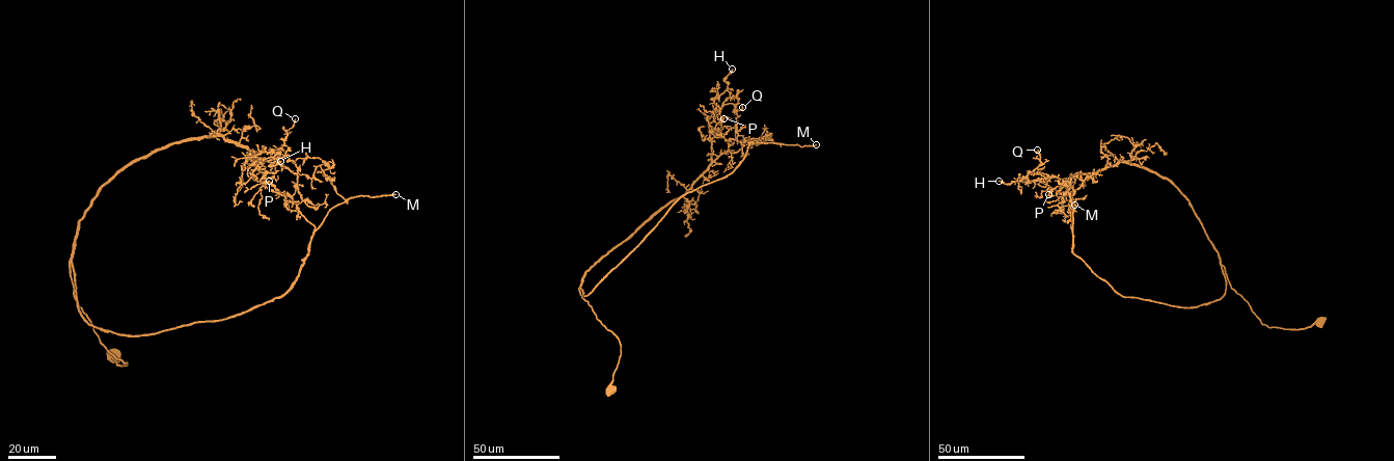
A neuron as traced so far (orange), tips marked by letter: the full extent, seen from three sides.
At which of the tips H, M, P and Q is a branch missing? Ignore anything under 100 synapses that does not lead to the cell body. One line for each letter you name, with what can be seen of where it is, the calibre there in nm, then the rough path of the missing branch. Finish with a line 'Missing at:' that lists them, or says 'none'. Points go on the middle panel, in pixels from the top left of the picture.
M: place (816, 144); calibre 260 nm; course (816, 144), (880, 141), (899, 131), (903, 114), (889, 90), (890, 78), (884, 68), (889, 64)
Missing at: M

